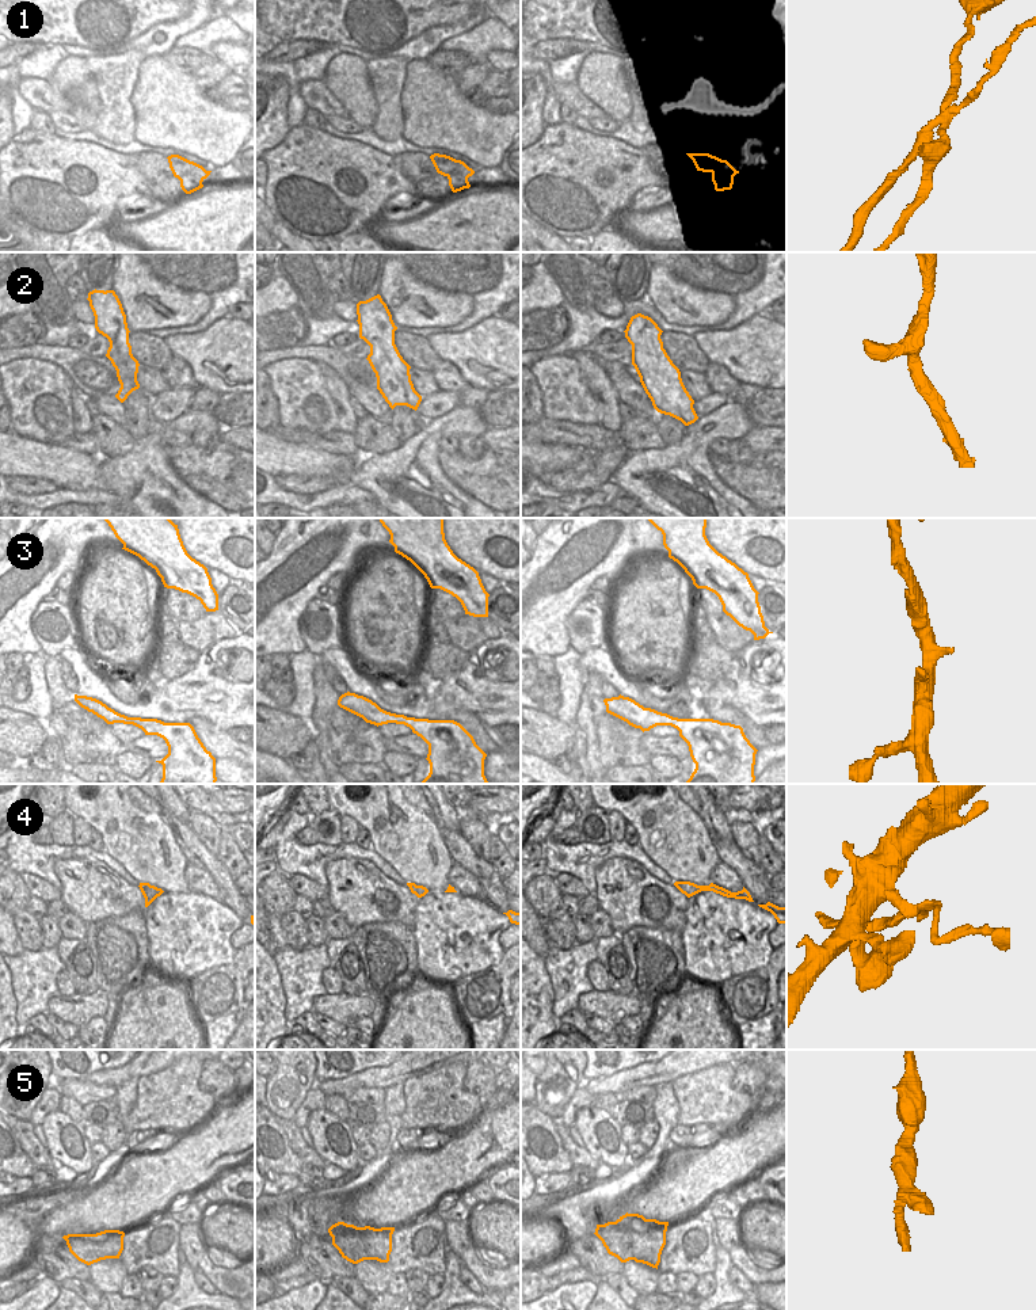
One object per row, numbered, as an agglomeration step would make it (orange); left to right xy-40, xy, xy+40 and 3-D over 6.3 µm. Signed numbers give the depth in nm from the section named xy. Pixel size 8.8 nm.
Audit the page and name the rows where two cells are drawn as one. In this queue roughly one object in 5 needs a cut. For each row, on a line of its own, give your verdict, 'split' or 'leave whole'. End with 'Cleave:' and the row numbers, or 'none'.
1: split
2: leave whole
3: leave whole
4: split
5: split
Cleave: 1, 4, 5

